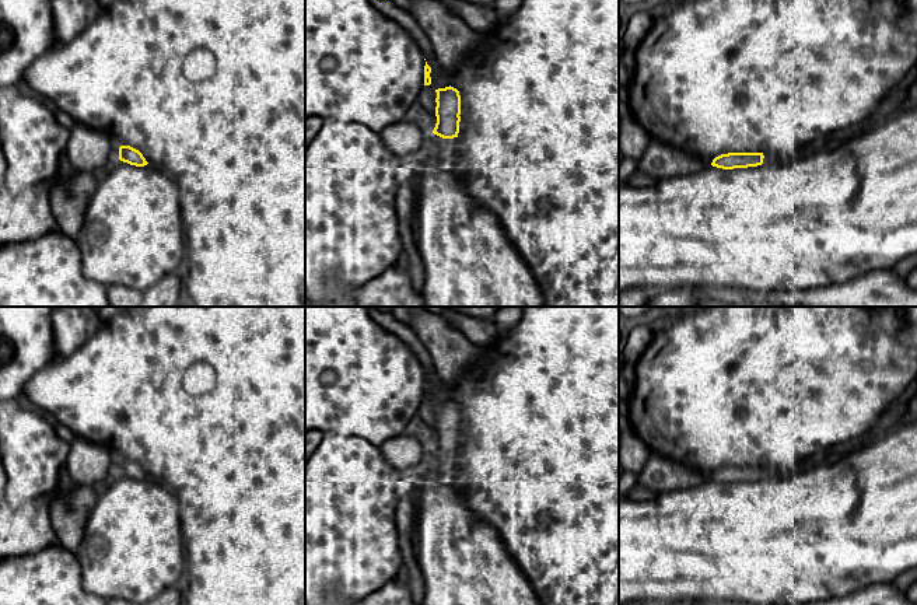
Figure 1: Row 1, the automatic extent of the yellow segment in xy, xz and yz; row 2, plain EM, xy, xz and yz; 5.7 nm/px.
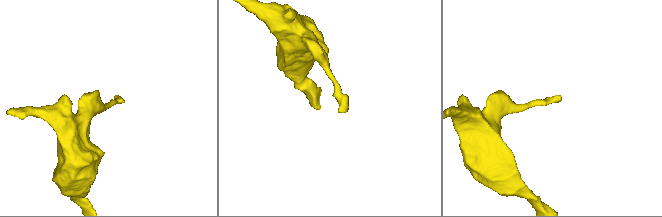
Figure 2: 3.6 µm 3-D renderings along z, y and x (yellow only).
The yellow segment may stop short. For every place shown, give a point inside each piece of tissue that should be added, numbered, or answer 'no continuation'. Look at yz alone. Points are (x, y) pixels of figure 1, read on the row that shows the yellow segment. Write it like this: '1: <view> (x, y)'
1: yz (769, 158)

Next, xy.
no continuation

